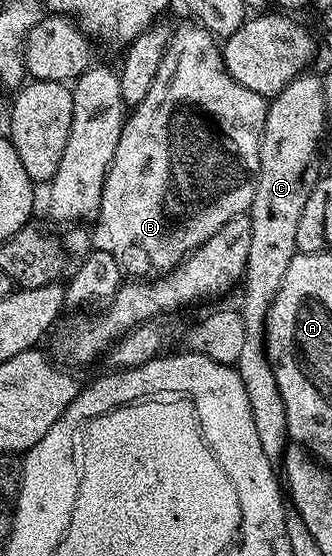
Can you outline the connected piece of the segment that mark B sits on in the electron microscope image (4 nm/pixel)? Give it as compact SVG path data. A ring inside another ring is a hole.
M186 20L181 27L174 29L169 35L169 43L163 52L163 64L159 64L159 72L155 72L155 80L151 80L151 88L147 97L137 106L132 107L131 113L125 119L125 127L121 129L119 144L115 148L115 156L111 160L109 170L105 174L103 196L101 197L101 213L99 223L105 229L105 242L114 260L121 266L122 275L133 280L156 280L163 274L169 273L181 265L193 251L200 248L215 232L227 224L235 216L246 213L255 196L255 184L259 172L259 144L265 117L269 111L267 100L259 92L251 92L251 88L243 88L225 67L218 39L212 36L204 27L193 20Z

